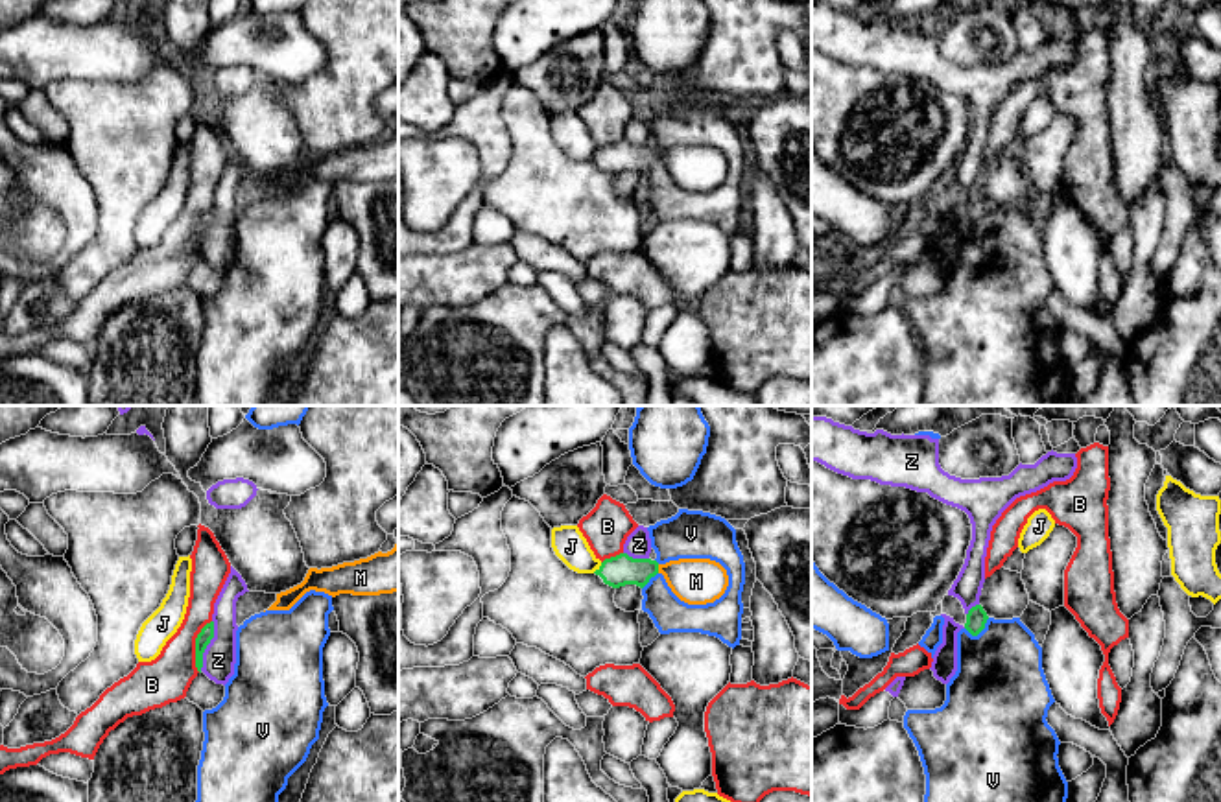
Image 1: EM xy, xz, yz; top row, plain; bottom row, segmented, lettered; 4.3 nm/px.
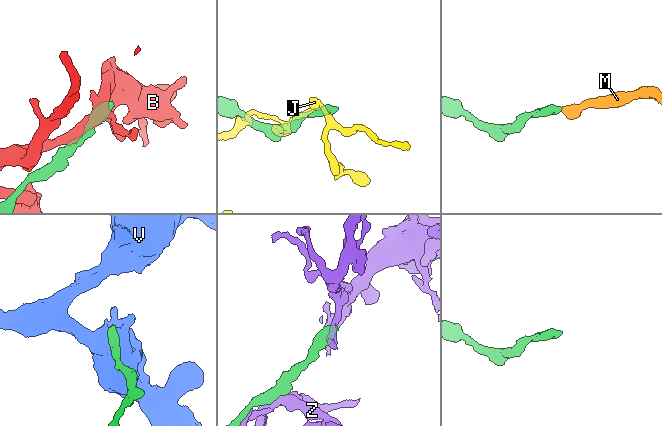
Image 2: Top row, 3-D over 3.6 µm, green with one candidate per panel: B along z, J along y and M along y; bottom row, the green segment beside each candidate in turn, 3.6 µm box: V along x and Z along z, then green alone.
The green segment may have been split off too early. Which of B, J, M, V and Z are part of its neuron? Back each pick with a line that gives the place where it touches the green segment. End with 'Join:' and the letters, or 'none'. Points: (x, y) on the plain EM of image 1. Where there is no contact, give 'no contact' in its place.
M: meets green in xz at (657, 155)
Join: M

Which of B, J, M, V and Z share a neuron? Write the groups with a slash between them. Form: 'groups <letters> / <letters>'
groups B / J / M / V / Z

